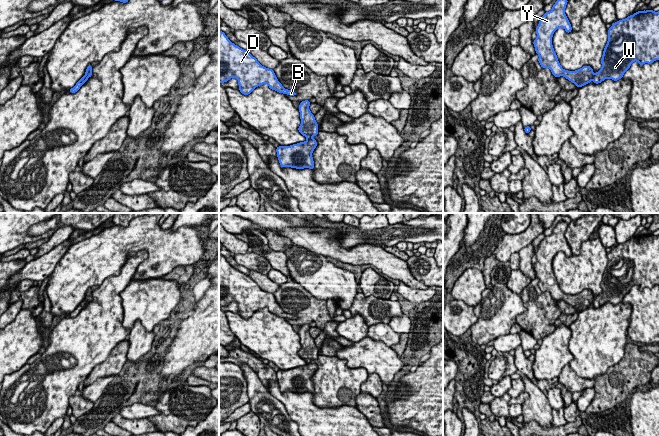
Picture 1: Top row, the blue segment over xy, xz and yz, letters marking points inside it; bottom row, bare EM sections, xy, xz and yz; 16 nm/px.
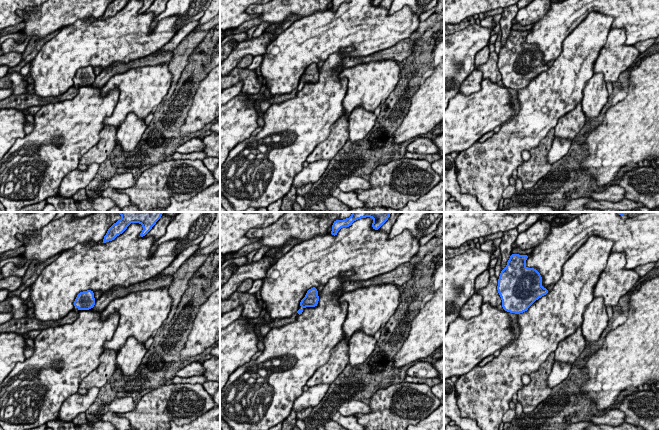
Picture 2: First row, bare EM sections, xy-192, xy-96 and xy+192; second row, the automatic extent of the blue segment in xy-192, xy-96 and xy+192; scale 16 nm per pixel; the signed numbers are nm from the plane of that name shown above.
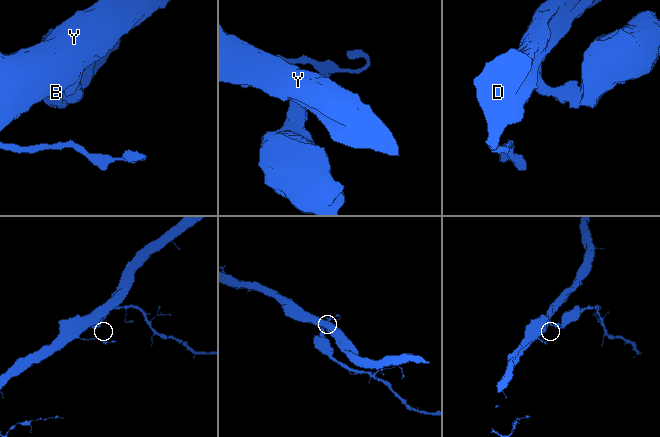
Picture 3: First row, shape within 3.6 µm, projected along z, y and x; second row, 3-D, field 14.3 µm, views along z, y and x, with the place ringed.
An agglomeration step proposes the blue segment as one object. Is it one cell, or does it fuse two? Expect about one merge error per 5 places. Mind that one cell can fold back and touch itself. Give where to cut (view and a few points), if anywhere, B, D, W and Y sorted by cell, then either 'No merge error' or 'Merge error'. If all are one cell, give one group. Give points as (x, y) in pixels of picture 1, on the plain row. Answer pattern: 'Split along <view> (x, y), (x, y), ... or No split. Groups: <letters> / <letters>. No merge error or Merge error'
No split. Groups: B D W Y. No merge error

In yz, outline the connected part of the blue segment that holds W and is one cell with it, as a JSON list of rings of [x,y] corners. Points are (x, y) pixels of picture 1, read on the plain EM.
[[[559,222],[552,231],[552,234],[545,236],[536,252],[537,261],[533,265],[535,276],[539,279],[538,285],[542,292],[549,292],[555,301],[563,300],[577,311],[589,308],[592,304],[595,308],[601,307],[605,303],[617,305],[630,292],[634,285],[640,290],[644,287],[652,288],[659,284],[659,235],[643,234],[618,244],[608,253],[608,265],[604,272],[601,288],[602,292],[595,298],[590,290],[583,290],[575,295],[568,295],[562,292],[552,269],[552,261],[558,252],[564,252],[567,257],[572,255],[571,248],[565,238],[568,223]]]

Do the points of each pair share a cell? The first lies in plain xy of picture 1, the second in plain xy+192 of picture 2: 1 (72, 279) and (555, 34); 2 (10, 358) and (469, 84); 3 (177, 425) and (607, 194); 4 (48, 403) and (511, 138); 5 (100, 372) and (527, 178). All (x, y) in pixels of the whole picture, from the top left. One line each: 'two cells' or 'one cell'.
1: one cell
2: two cells
3: two cells
4: one cell
5: two cells

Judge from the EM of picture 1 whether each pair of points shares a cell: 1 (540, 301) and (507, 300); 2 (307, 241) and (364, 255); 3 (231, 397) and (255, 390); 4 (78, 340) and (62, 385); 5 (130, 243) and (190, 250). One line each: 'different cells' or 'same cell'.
1: different cells
2: same cell
3: different cells
4: same cell
5: same cell

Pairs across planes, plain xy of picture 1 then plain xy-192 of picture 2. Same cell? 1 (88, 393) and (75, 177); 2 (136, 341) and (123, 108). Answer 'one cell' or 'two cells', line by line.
1: one cell
2: two cells

